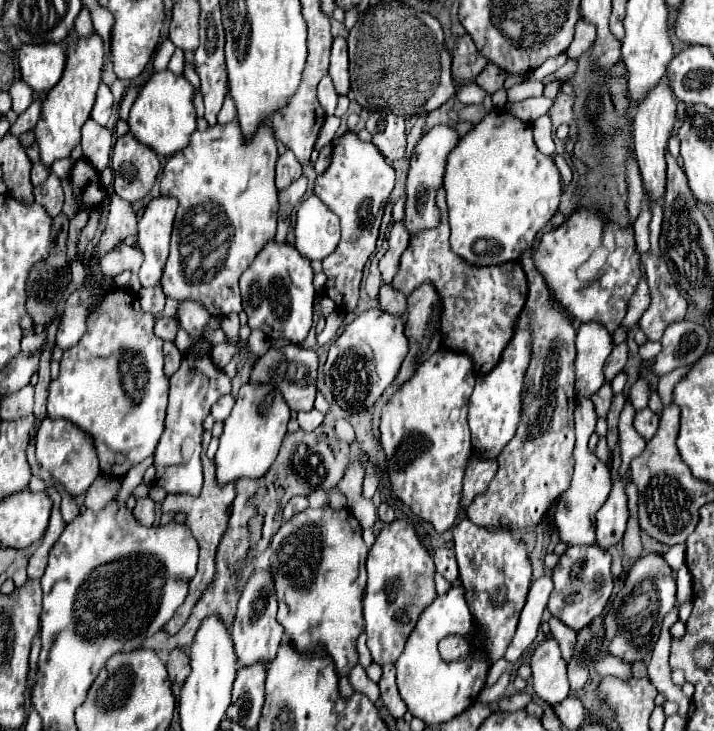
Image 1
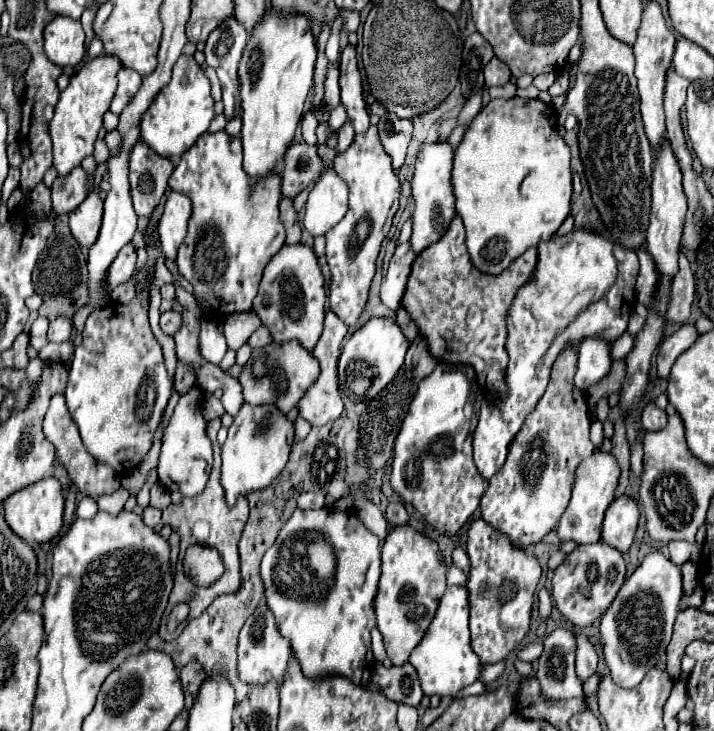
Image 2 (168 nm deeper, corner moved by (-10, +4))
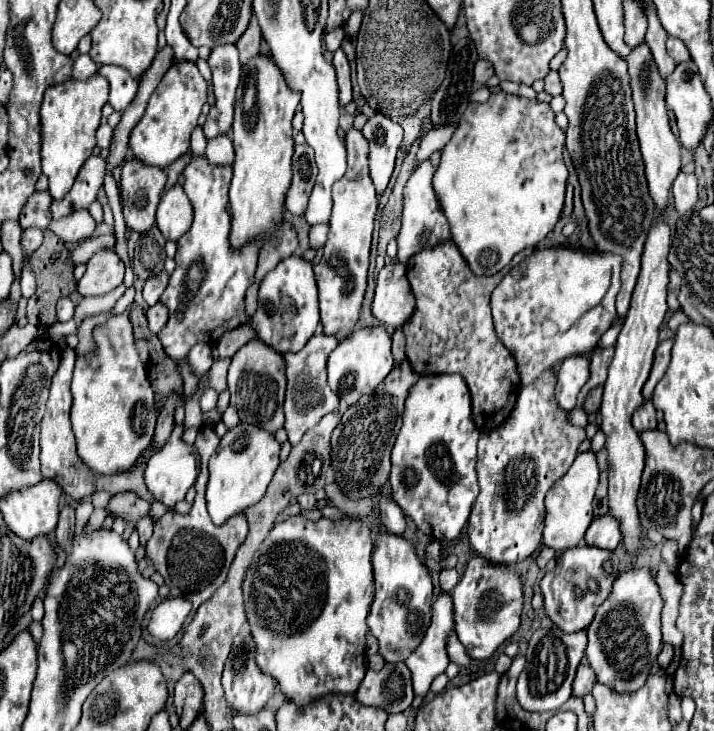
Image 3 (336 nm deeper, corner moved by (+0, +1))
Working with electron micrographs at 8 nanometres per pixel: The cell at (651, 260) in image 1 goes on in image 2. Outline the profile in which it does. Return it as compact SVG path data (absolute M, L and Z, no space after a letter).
M680 253L680 271L674 275L672 281L672 299L668 305L668 321L670 323L684 323L690 317L692 303L696 297L696 283L690 269L690 263L684 253Z

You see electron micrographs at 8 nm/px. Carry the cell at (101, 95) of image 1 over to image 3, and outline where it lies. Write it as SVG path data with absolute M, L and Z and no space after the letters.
M102 66L98 72L110 82L108 104L114 110L126 108L126 104L130 104L130 100L134 98L134 92L138 90L138 82L130 76L126 68L120 68L120 66Z

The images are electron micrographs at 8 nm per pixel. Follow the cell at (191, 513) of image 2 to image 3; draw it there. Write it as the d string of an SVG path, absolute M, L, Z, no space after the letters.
M202 424L198 438L194 442L194 446L198 448L198 454L200 454L200 462L202 462L198 480L194 484L194 488L196 488L194 504L192 504L190 512L184 516L166 512L160 520L156 520L154 534L152 534L150 542L146 544L146 554L152 558L154 568L162 574L166 586L170 588L170 596L182 596L182 598L190 600L192 610L196 610L202 602L206 602L224 584L228 568L232 564L232 558L248 532L248 522L246 522L244 514L232 516L222 526L216 526L208 516L206 500L204 500L206 484L208 484L208 460L214 454L218 442L220 442L220 438L216 436L214 426Z

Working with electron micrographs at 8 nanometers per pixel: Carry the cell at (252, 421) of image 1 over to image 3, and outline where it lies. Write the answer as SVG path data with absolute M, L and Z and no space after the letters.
M240 422L236 428L230 428L222 436L216 452L210 458L210 480L206 488L206 502L212 522L222 524L230 516L240 514L248 506L256 504L264 496L278 468L280 462L278 458L280 458L280 444L276 442L274 434L264 432L262 428L246 422Z

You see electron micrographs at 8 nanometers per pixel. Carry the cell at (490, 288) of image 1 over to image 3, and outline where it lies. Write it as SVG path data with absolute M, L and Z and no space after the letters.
M452 240L414 254L406 264L406 276L416 298L414 314L402 326L408 362L418 374L460 374L470 388L472 416L482 432L502 424L518 396L518 390L510 396L512 380L518 380L518 372L510 352L498 344L490 314L490 294L506 272L530 252L532 248L522 250L508 268L488 278L472 274Z

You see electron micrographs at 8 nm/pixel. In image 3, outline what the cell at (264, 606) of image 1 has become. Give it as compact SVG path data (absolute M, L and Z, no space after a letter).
M238 634L232 640L232 650L222 674L222 686L226 692L226 700L232 704L232 714L234 712L260 712L266 706L266 702L272 698L276 682L272 680L270 674L264 674L258 668L256 646L252 640L252 634Z

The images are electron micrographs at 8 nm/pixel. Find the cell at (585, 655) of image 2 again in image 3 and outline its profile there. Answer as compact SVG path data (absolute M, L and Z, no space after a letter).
M580 664L576 670L576 678L572 682L572 692L574 696L584 696L592 690L592 686L596 684L596 676L592 672L592 668L588 664Z

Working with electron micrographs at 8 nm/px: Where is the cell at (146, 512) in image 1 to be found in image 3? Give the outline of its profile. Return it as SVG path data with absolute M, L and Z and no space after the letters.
M150 516L140 518L140 520L138 520L136 530L138 530L138 534L140 534L140 542L142 542L142 544L146 544L146 542L148 542L148 538L152 536L152 518L150 518Z

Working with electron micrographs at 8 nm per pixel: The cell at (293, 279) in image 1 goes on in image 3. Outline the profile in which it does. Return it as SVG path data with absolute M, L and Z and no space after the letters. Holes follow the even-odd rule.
M298 256L280 260L280 264L274 270L270 270L260 282L258 310L252 316L252 328L256 330L258 340L272 346L280 354L300 352L306 340L316 332L318 322L320 322L318 290L316 290L312 264ZM274 310L276 310L276 316L274 316Z

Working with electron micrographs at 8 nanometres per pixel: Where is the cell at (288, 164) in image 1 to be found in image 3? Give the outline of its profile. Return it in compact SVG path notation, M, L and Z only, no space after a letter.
M308 144L296 146L292 156L292 184L286 192L286 202L284 202L288 212L296 216L304 214L316 174L318 170L314 164L314 152L308 148Z

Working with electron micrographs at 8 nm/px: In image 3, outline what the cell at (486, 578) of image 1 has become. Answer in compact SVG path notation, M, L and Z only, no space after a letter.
M474 554L452 592L454 622L458 640L474 660L490 658L502 642L506 642L520 626L522 614L522 580L520 576L502 564L488 564L482 556Z

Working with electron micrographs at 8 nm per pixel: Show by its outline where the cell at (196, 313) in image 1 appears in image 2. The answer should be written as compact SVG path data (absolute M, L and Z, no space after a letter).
M202 319L202 331L200 331L200 353L210 363L220 363L228 345L222 333L222 327L218 327L212 319Z

